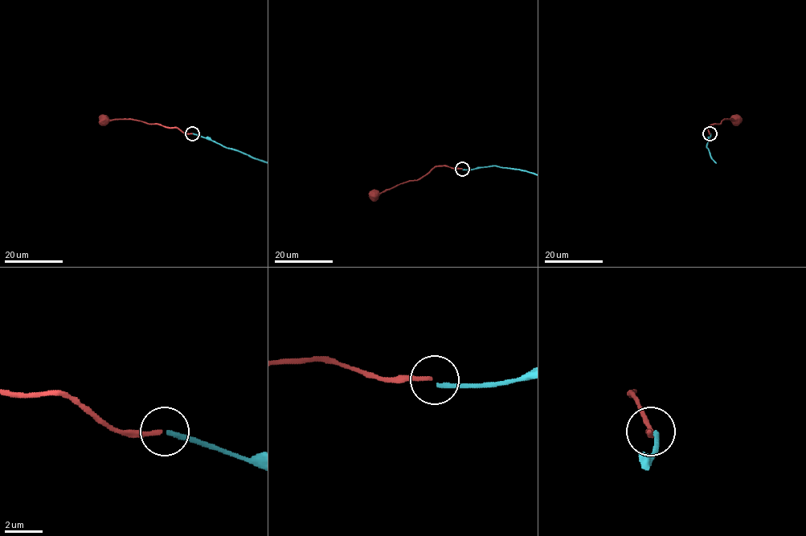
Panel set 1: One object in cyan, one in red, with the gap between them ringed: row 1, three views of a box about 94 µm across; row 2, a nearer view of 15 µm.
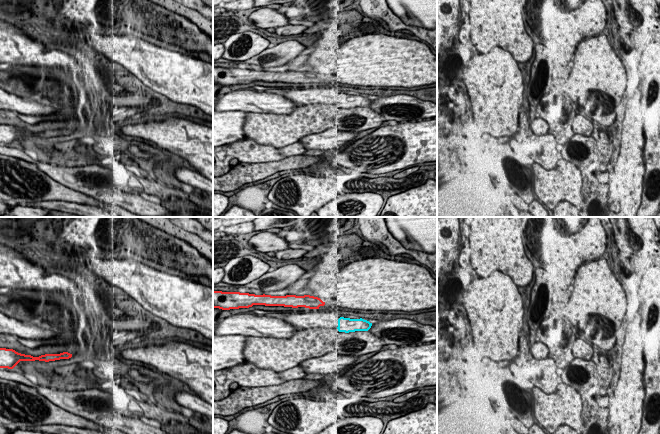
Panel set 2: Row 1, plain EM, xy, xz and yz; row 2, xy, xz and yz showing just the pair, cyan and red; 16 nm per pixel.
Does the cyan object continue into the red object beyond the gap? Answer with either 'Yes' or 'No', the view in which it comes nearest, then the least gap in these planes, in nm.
No. Closest in xz. Distance 320 nm

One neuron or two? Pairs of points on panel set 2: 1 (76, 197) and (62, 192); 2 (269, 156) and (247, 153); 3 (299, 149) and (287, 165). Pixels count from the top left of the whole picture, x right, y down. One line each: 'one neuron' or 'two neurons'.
1: one neuron
2: one neuron
3: two neurons

